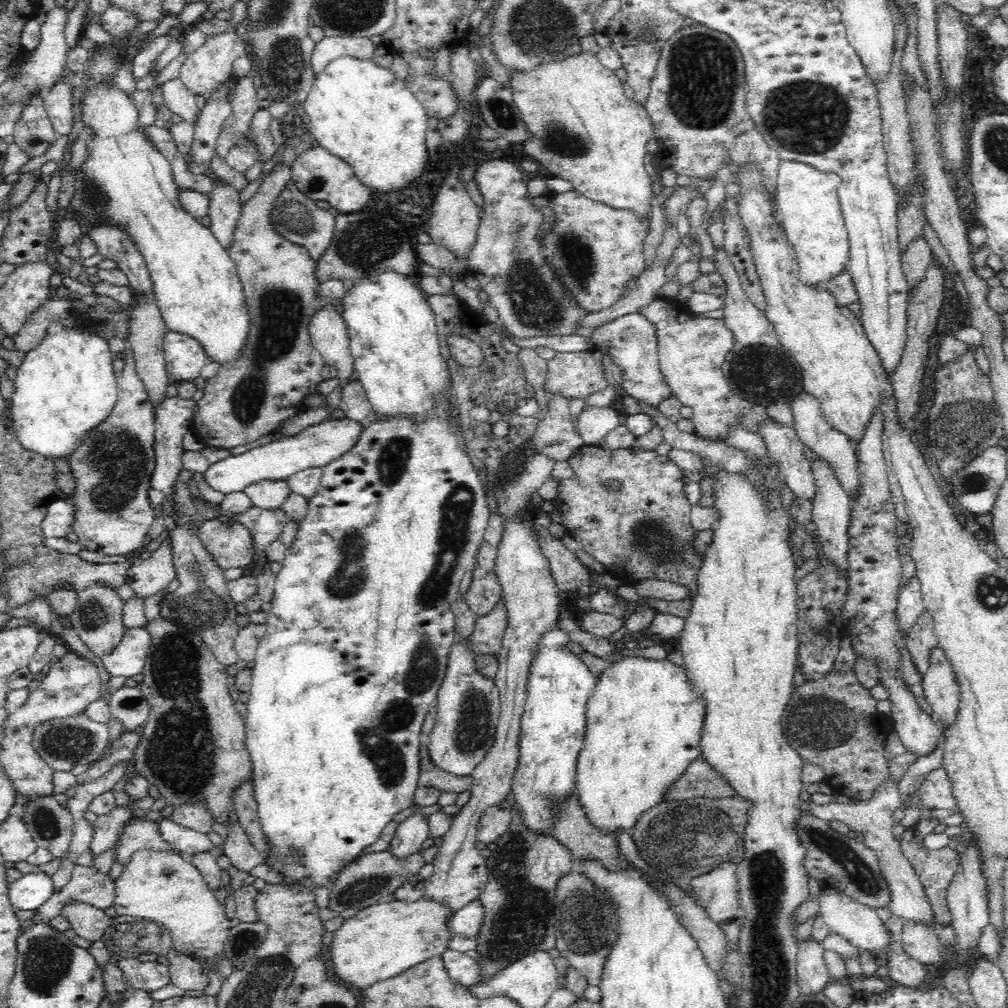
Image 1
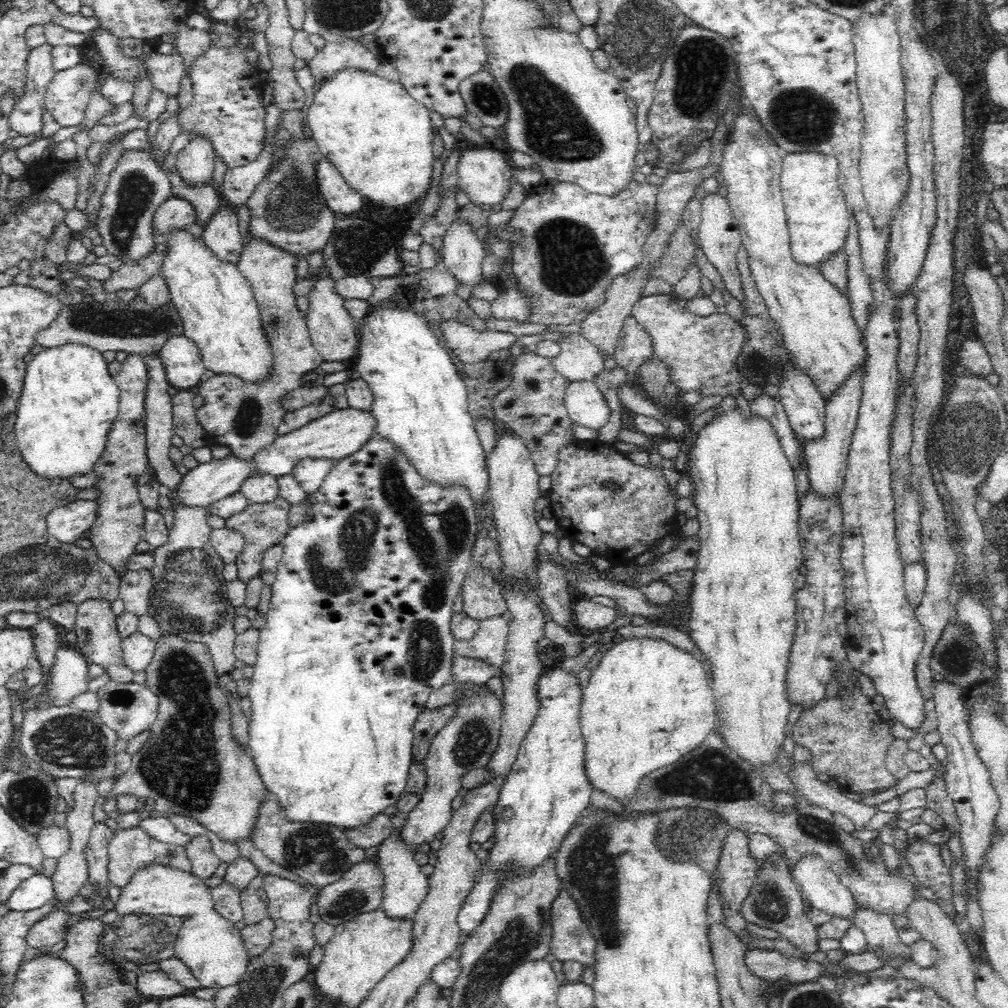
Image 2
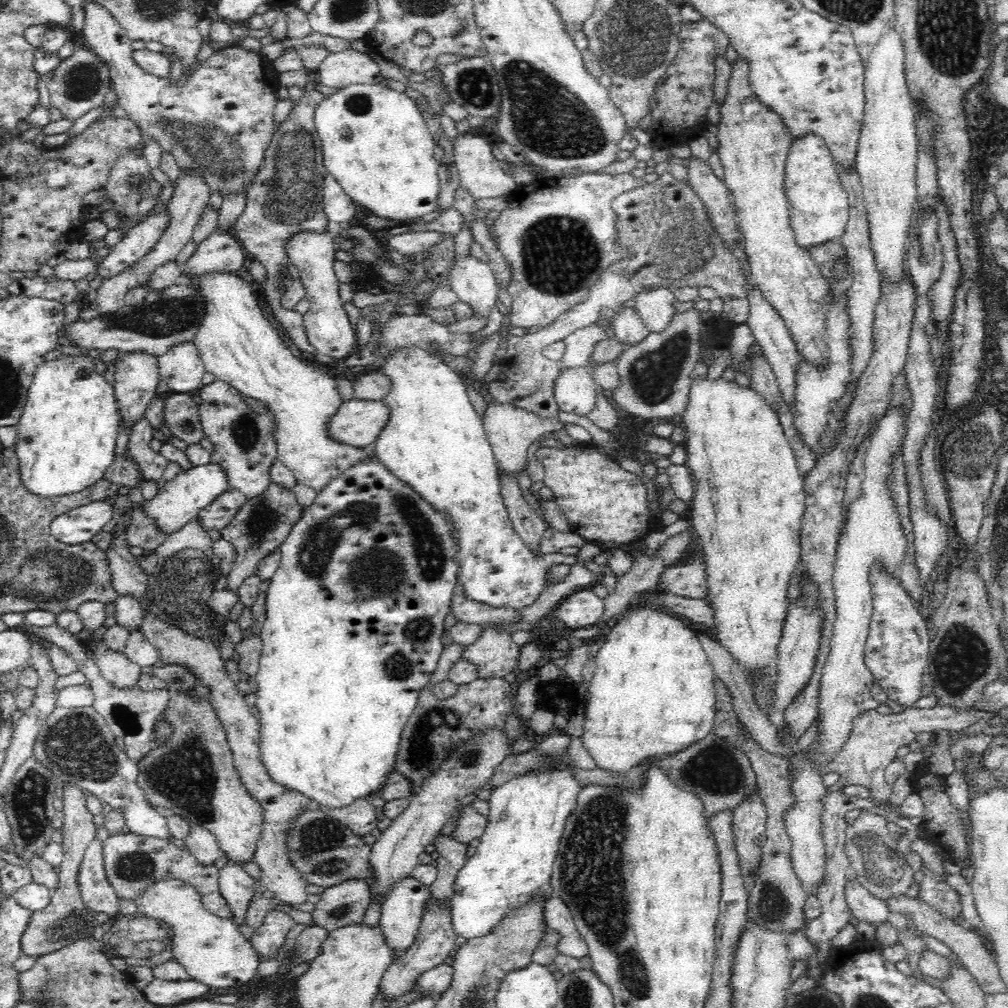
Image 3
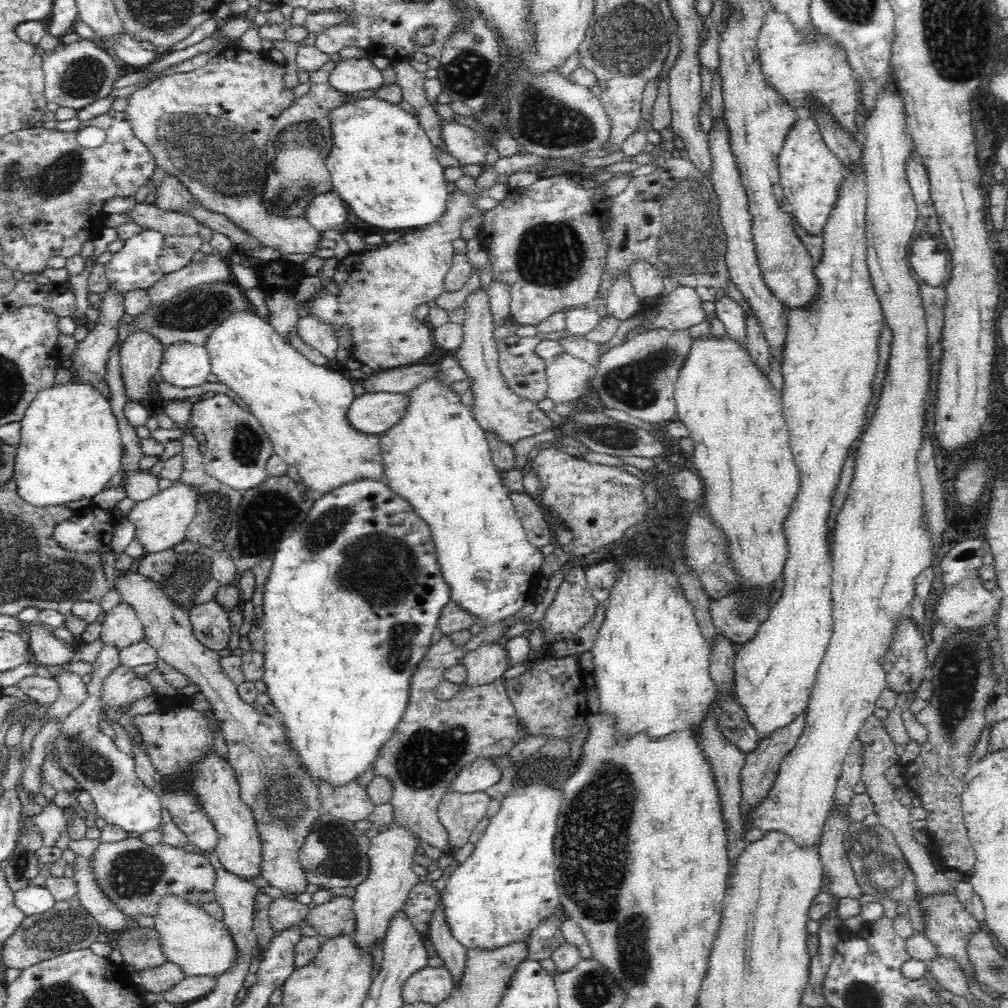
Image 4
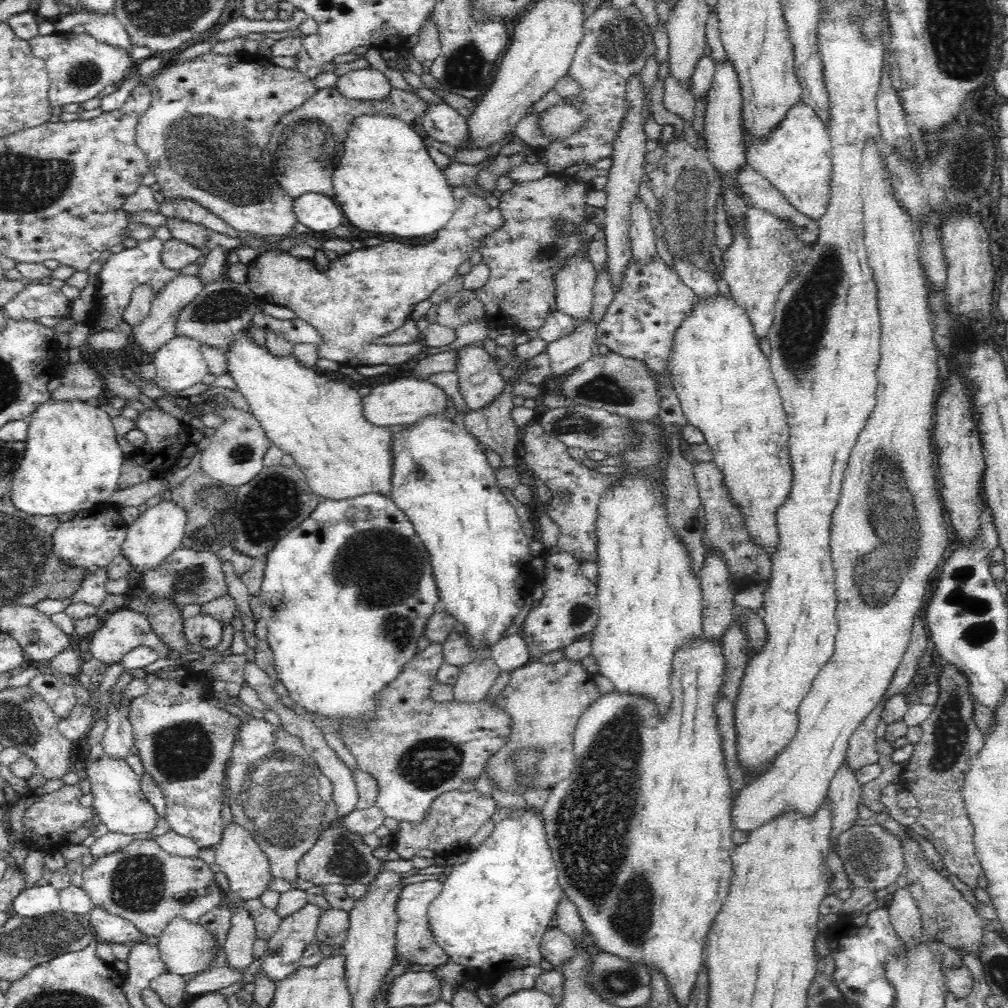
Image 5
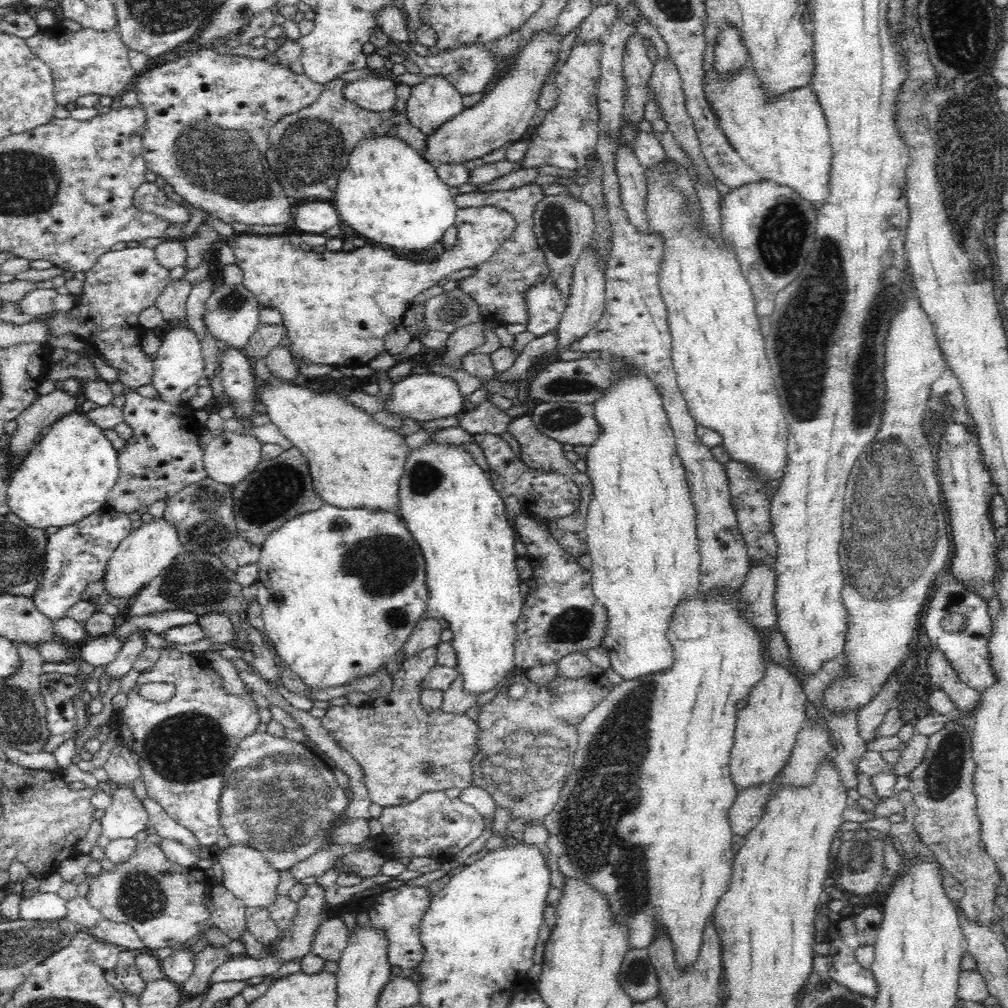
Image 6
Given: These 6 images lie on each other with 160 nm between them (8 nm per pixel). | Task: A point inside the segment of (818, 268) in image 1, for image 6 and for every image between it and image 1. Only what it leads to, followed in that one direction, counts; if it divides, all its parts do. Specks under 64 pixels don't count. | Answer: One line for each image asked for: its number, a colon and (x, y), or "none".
2: (817, 216)
3: (818, 205)
4: (810, 174)
5: (796, 159)
6: (787, 140)

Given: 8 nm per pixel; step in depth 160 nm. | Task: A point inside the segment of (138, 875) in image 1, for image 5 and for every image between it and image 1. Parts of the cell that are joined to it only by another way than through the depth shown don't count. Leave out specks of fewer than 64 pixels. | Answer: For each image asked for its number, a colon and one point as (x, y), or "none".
2: (210, 946)
3: (213, 951)
4: (201, 945)
5: (186, 947)

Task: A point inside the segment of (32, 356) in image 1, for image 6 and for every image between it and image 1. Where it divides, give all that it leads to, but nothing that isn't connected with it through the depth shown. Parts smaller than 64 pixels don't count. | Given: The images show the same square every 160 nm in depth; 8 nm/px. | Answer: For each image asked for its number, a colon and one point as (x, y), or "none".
2: (69, 401)
3: (67, 433)
4: (70, 447)
5: (72, 461)
6: (67, 474)

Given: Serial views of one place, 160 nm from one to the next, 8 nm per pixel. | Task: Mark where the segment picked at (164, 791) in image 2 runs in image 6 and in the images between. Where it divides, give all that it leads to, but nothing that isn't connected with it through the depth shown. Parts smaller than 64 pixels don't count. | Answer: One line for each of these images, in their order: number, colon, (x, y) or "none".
3: (192, 774)
4: (217, 790)
5: (239, 856)
6: (246, 873)

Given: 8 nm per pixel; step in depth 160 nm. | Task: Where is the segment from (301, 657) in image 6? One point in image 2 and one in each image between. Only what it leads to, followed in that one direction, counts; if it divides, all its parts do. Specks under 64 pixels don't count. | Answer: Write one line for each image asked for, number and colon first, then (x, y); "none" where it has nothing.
2: (357, 636)
3: (354, 614)
4: (353, 596)
5: (346, 595)

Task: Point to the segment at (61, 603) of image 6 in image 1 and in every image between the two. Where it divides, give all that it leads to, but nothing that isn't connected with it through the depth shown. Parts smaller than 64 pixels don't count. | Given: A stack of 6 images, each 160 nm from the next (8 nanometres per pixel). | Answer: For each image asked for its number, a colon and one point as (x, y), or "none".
1: (59, 517)
2: (67, 523)
3: (79, 525)
4: (89, 530)
5: (90, 540)

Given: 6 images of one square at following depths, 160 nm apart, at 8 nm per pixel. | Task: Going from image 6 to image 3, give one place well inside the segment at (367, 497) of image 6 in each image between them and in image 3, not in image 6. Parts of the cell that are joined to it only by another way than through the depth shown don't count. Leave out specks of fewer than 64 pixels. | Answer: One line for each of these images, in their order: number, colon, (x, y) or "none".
3: (237, 343)
4: (302, 407)
5: (320, 423)

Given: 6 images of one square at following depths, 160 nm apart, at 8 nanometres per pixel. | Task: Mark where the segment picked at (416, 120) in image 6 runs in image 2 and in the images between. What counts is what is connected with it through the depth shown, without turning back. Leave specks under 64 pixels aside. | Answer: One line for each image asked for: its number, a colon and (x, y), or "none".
2: (484, 174)
3: (479, 171)
4: (462, 142)
5: (442, 122)

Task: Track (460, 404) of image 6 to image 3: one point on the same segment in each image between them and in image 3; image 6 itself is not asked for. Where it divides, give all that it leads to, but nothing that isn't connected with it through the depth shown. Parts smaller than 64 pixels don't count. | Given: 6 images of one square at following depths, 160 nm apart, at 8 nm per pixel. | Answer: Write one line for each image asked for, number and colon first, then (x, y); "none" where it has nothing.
3: (357, 423)
4: (374, 413)
5: (406, 400)

